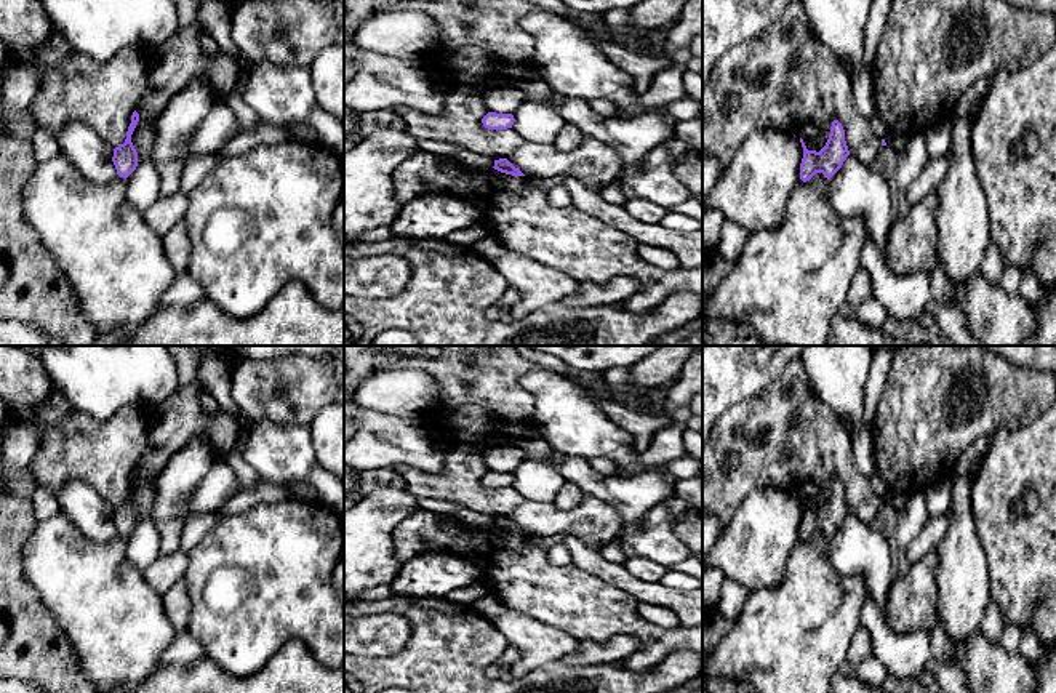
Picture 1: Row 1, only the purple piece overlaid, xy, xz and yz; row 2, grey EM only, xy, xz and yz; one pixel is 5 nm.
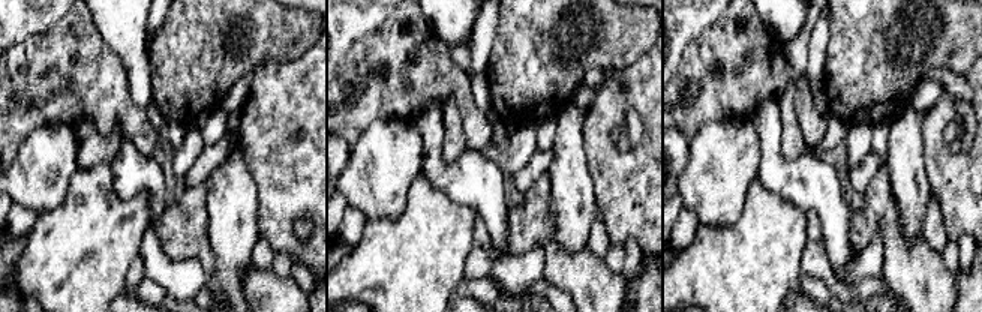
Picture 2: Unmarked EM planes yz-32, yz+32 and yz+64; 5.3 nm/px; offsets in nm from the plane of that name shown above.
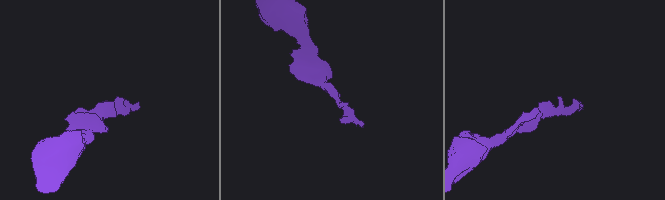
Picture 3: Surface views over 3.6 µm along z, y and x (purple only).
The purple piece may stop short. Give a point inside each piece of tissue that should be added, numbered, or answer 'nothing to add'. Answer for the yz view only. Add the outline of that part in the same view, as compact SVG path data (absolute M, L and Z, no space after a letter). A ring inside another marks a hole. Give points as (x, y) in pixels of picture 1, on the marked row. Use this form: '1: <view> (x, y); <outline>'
nothing to add

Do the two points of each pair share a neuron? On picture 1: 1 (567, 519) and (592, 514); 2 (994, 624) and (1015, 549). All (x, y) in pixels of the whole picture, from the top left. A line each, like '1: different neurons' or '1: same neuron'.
1: same neuron
2: different neurons

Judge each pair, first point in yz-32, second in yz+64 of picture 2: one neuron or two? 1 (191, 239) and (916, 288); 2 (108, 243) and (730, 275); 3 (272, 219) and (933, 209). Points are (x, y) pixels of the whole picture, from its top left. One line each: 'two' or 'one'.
1: one
2: one
3: two

